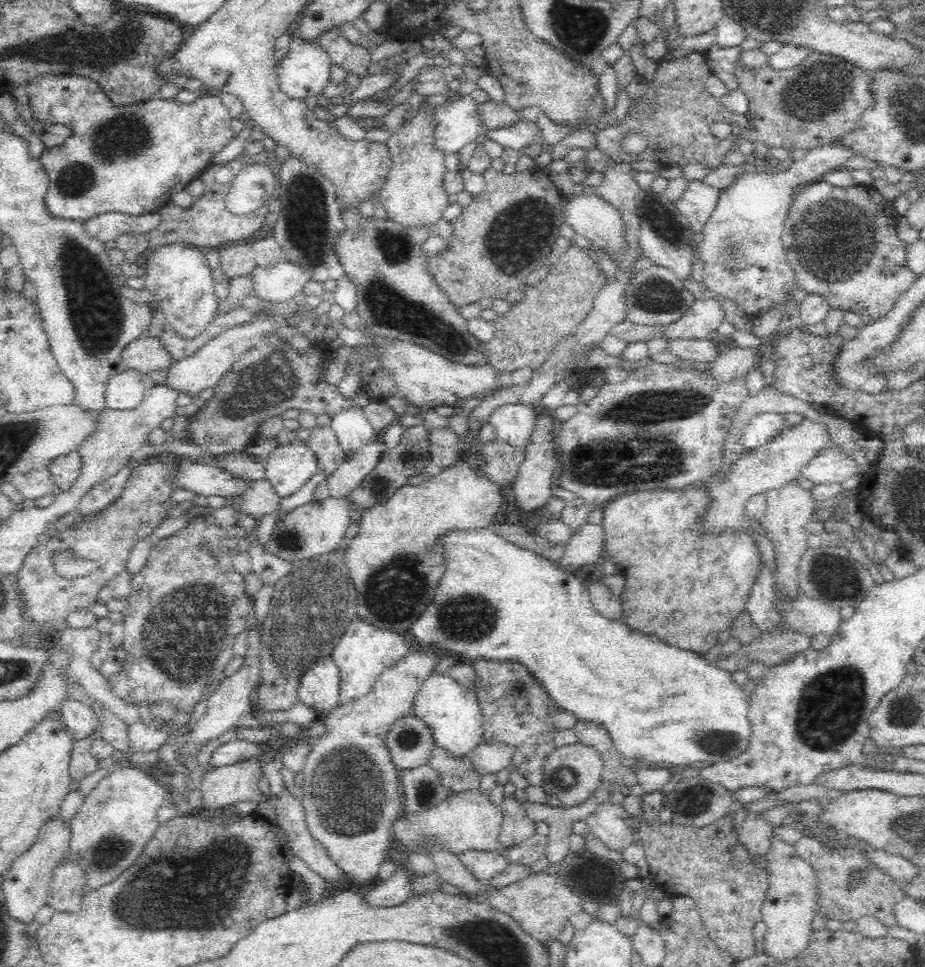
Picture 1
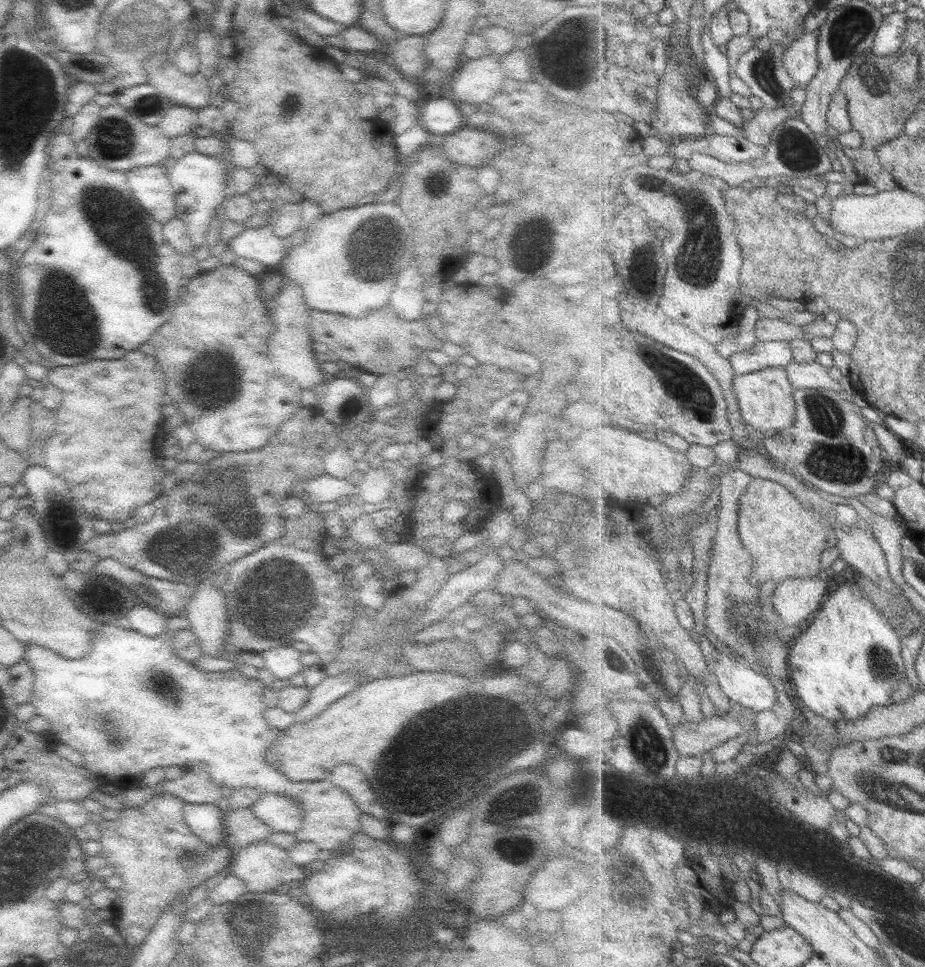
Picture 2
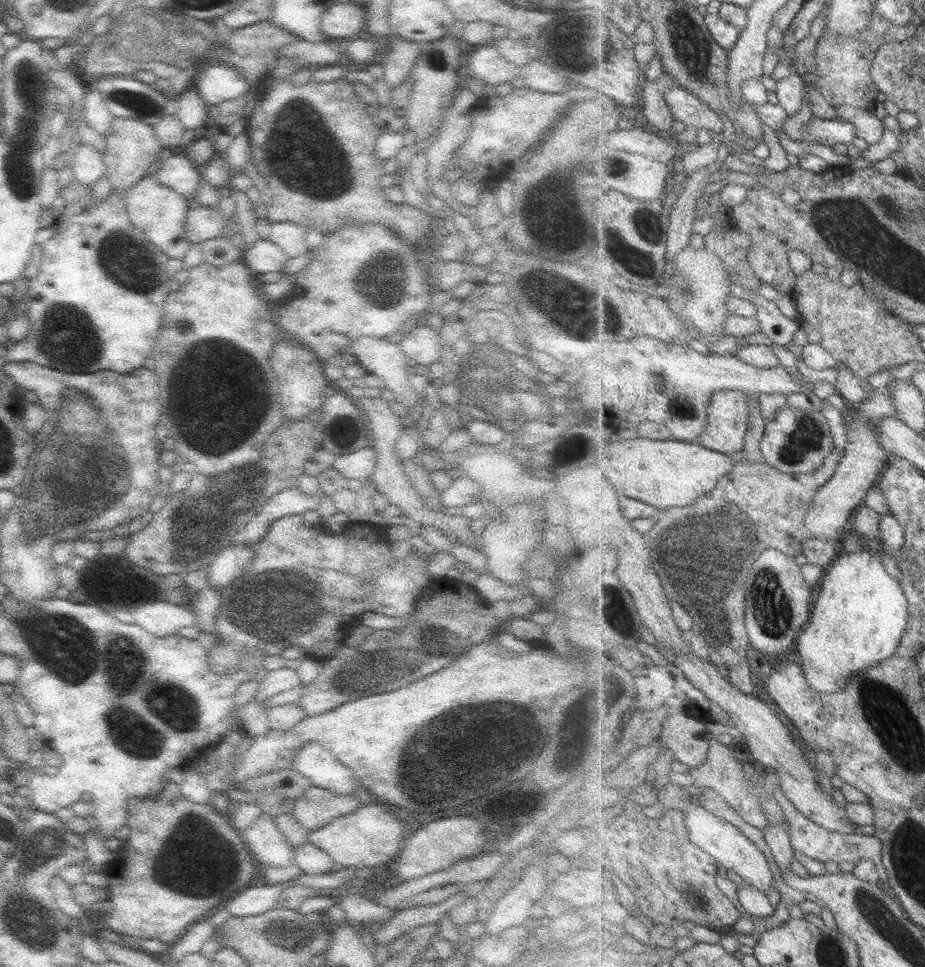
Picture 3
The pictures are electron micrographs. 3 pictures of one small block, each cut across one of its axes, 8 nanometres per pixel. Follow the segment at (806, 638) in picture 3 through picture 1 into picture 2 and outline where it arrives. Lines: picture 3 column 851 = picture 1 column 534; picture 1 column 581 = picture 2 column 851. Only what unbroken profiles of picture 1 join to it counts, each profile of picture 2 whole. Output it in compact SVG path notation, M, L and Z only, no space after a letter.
M860 582L834 586L821 610L814 615L805 631L793 639L789 655L792 671L792 689L816 715L830 721L855 721L864 717L873 707L893 704L893 691L906 676L905 662L901 656L901 635L889 623L879 606L861 589Z

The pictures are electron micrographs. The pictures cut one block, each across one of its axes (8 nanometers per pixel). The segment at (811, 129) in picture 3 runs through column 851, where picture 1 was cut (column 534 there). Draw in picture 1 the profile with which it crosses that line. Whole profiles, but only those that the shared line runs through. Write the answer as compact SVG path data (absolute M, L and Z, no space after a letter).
M520 120L512 126L485 132L486 136L504 149L522 150L534 144L540 137L540 129L535 122Z

